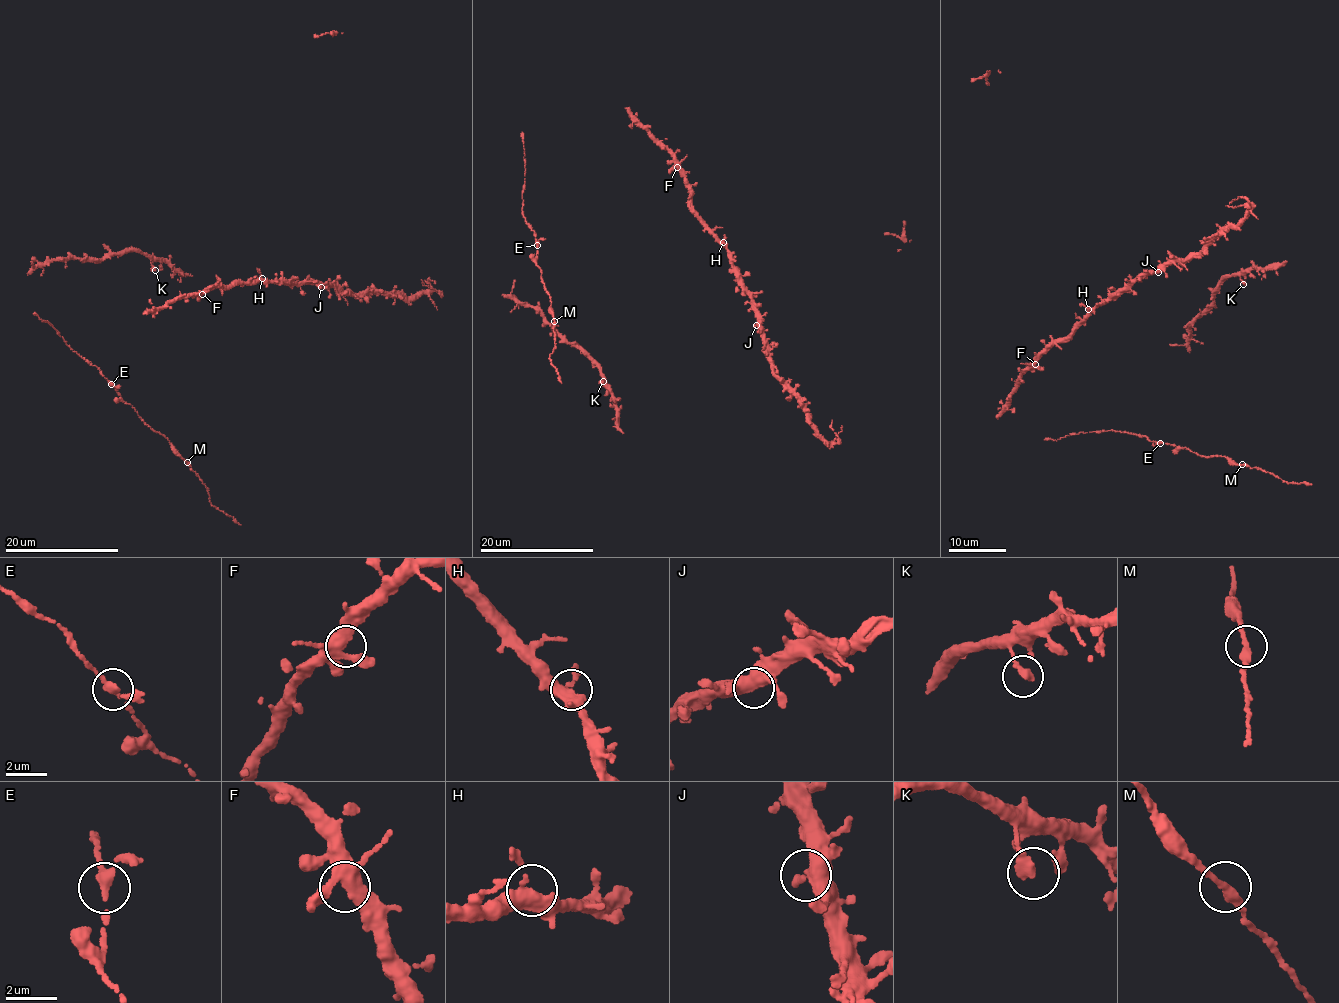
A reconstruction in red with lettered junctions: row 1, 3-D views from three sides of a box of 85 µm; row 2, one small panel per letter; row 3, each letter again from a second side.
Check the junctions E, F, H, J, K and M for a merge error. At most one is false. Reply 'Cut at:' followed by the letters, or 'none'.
Cut at: none

